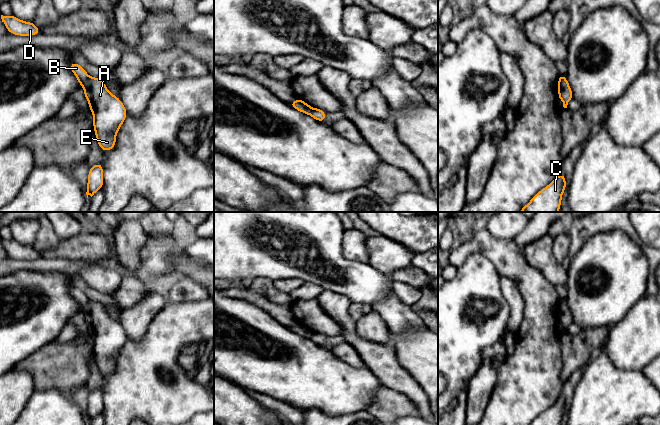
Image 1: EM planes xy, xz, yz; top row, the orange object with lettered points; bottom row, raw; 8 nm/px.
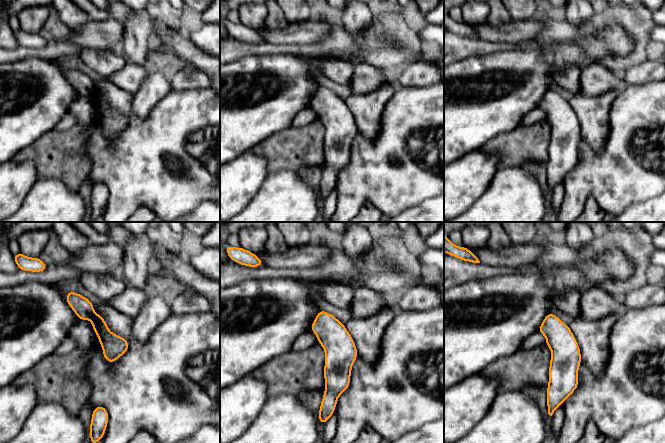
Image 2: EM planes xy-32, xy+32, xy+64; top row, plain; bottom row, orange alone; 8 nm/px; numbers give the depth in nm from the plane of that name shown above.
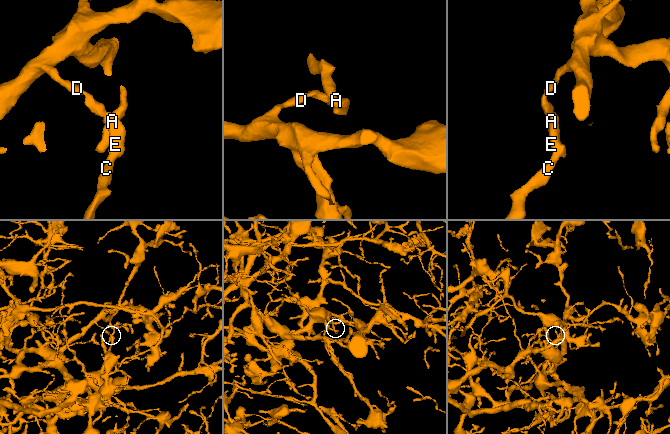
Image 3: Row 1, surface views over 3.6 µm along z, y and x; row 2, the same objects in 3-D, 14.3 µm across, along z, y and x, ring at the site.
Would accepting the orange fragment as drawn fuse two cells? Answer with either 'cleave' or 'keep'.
cleave

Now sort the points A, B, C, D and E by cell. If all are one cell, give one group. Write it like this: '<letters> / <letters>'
A C E / B D

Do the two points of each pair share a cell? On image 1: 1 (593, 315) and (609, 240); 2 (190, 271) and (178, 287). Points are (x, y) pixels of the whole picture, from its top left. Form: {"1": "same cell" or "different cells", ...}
{"1": "same cell", "2": "different cells"}

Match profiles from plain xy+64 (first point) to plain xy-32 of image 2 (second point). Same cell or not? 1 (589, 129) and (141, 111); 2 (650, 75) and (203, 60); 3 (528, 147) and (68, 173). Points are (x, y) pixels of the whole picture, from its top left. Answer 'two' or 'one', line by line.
1: one
2: two
3: one

